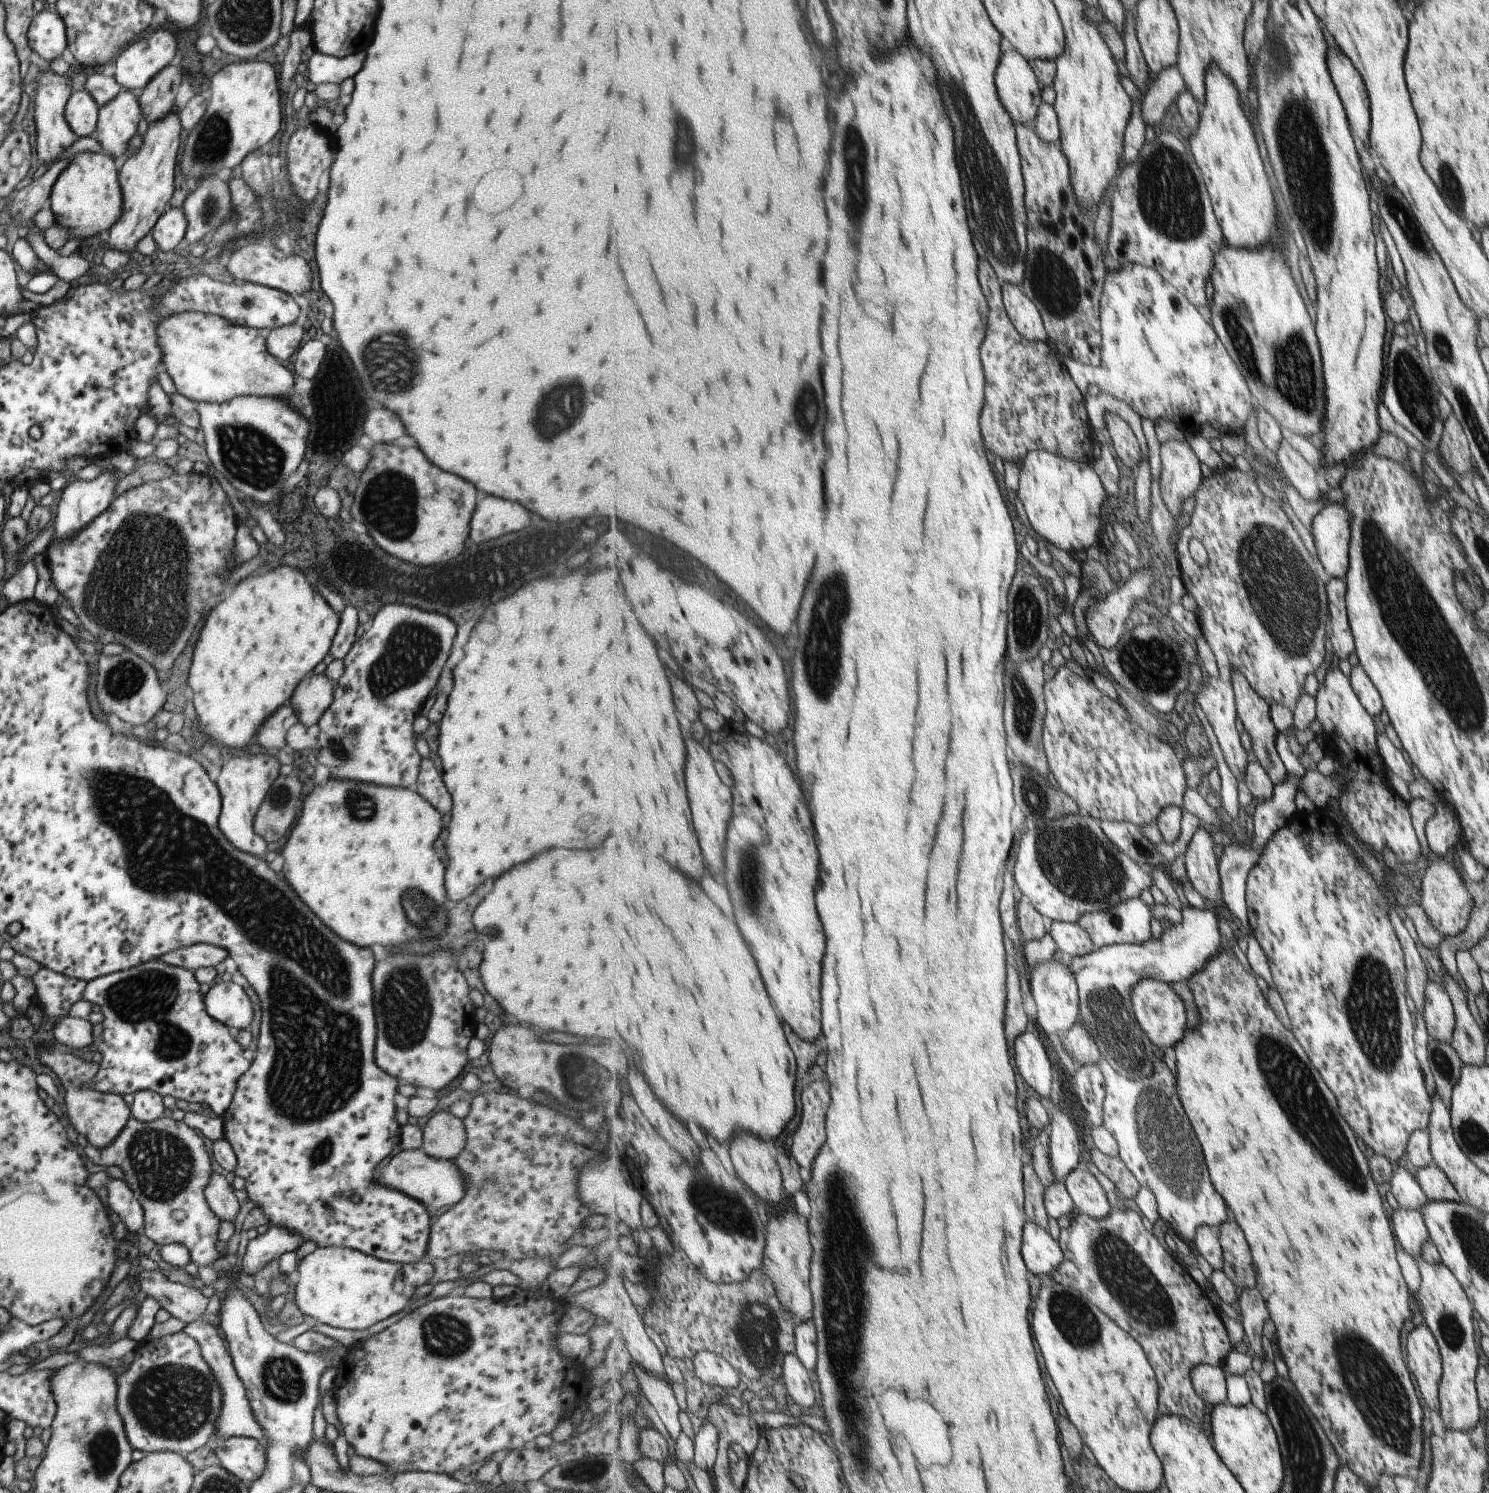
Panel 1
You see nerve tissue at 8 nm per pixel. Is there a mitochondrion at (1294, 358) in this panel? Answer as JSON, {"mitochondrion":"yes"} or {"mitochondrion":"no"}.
{"mitochondrion":"yes"}

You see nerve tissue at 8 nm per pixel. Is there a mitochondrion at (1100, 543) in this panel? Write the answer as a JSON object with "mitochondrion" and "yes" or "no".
{"mitochondrion":"no"}

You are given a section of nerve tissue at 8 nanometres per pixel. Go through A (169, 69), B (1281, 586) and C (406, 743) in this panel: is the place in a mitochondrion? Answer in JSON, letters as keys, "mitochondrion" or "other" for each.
{"A":"other","B":"mitochondrion","C":"other"}

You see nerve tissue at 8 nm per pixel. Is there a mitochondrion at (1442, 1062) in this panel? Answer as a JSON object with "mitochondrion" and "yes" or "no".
{"mitochondrion":"yes"}

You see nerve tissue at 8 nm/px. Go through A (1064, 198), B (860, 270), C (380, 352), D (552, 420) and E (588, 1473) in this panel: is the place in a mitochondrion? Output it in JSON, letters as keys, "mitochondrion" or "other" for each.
{"A":"other","B":"mitochondrion","C":"mitochondrion","D":"mitochondrion","E":"mitochondrion"}

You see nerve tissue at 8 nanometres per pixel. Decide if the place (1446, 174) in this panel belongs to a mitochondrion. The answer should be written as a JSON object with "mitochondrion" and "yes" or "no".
{"mitochondrion":"yes"}

